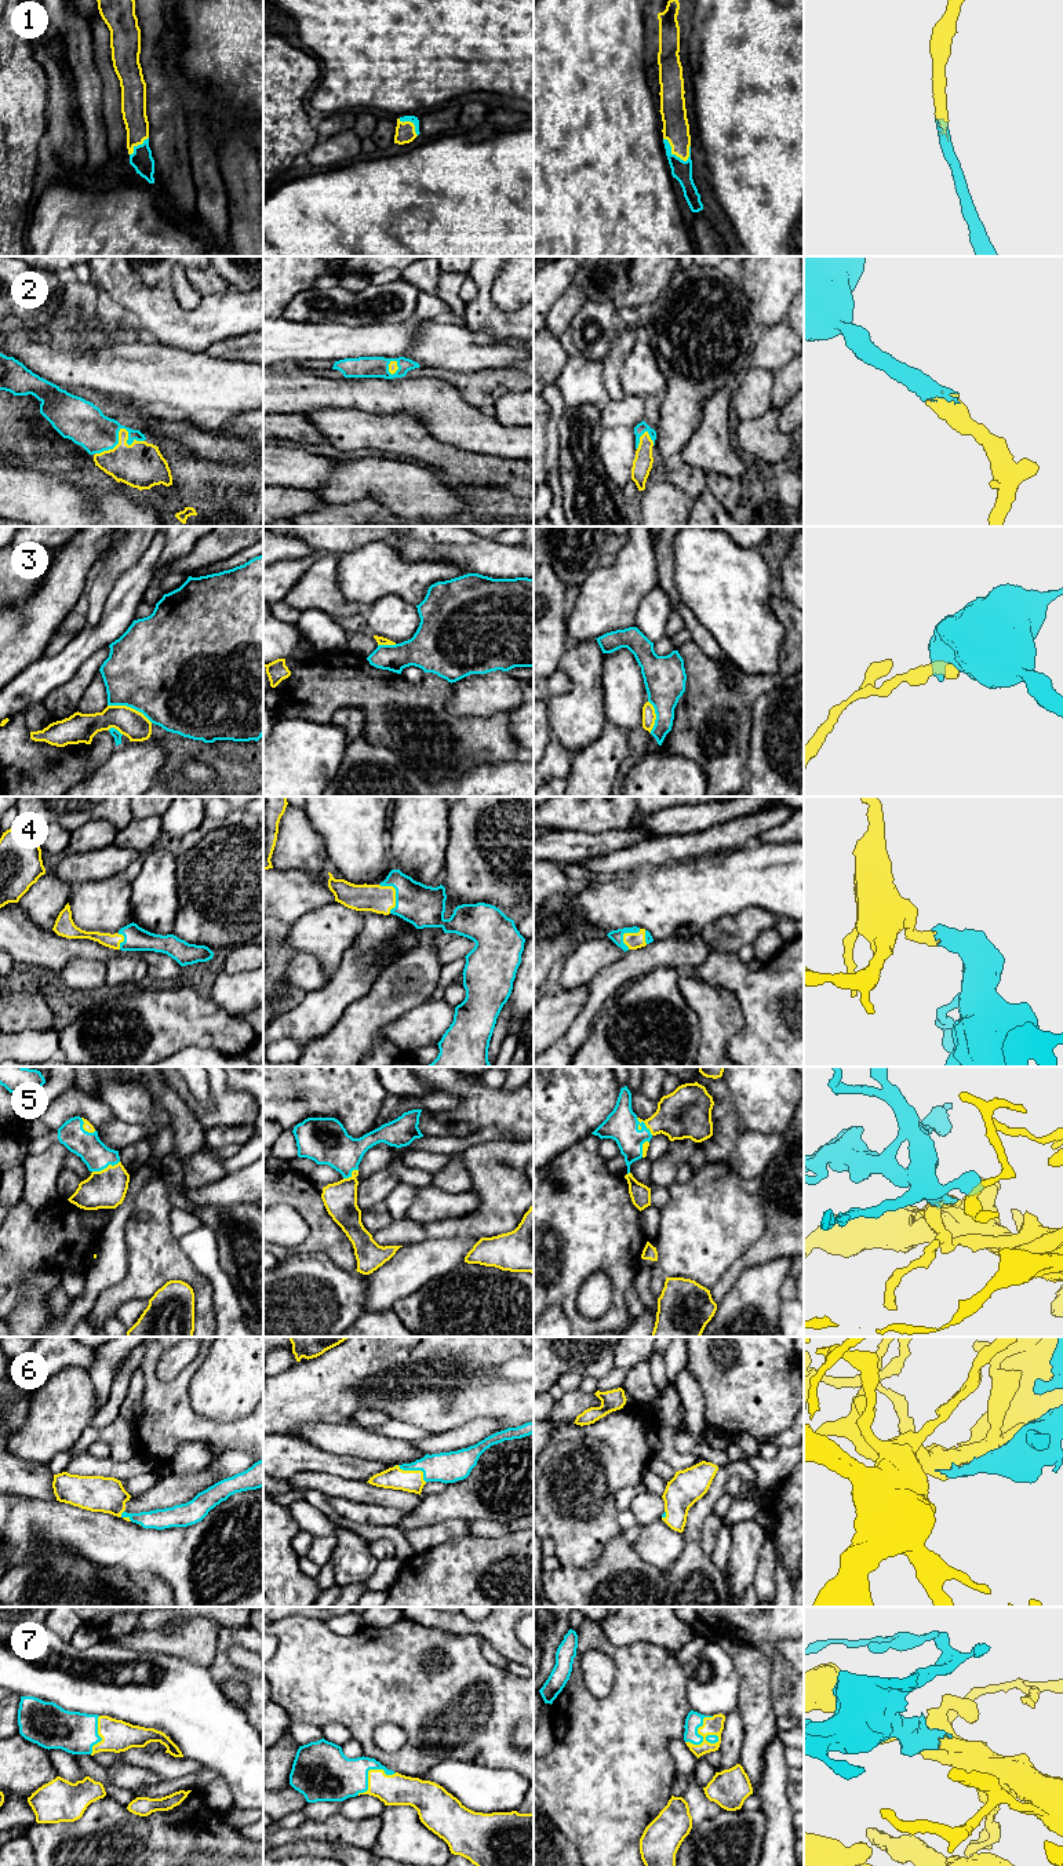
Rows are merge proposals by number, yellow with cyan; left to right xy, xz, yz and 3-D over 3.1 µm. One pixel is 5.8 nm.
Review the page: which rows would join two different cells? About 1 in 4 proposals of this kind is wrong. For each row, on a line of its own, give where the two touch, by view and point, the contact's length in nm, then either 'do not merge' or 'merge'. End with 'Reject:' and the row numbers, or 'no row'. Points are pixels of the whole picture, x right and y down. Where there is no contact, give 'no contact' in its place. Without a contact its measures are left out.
1: contact yz (673, 153); length 200 nm; merge
2: contact xy (120, 430); length 300 nm; merge
3: contact xy (130, 707); length 280 nm; do not merge
4: contact xz (395, 893); length 190 nm; merge
5: contact yz (645, 1125); length 140 nm; merge
6: contact xz (414, 1471); length 220 nm; merge
7: contact yz (699, 1734); length 220 nm; merge
Reject: 3

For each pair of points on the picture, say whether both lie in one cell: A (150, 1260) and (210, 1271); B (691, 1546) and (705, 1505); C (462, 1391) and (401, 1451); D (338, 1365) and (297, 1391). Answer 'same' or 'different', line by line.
A: different
B: same
C: different
D: same

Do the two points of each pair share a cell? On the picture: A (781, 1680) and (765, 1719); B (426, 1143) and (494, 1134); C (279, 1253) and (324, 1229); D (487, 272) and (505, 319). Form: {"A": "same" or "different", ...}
{"A": "different", "B": "same", "C": "same", "D": "same"}

